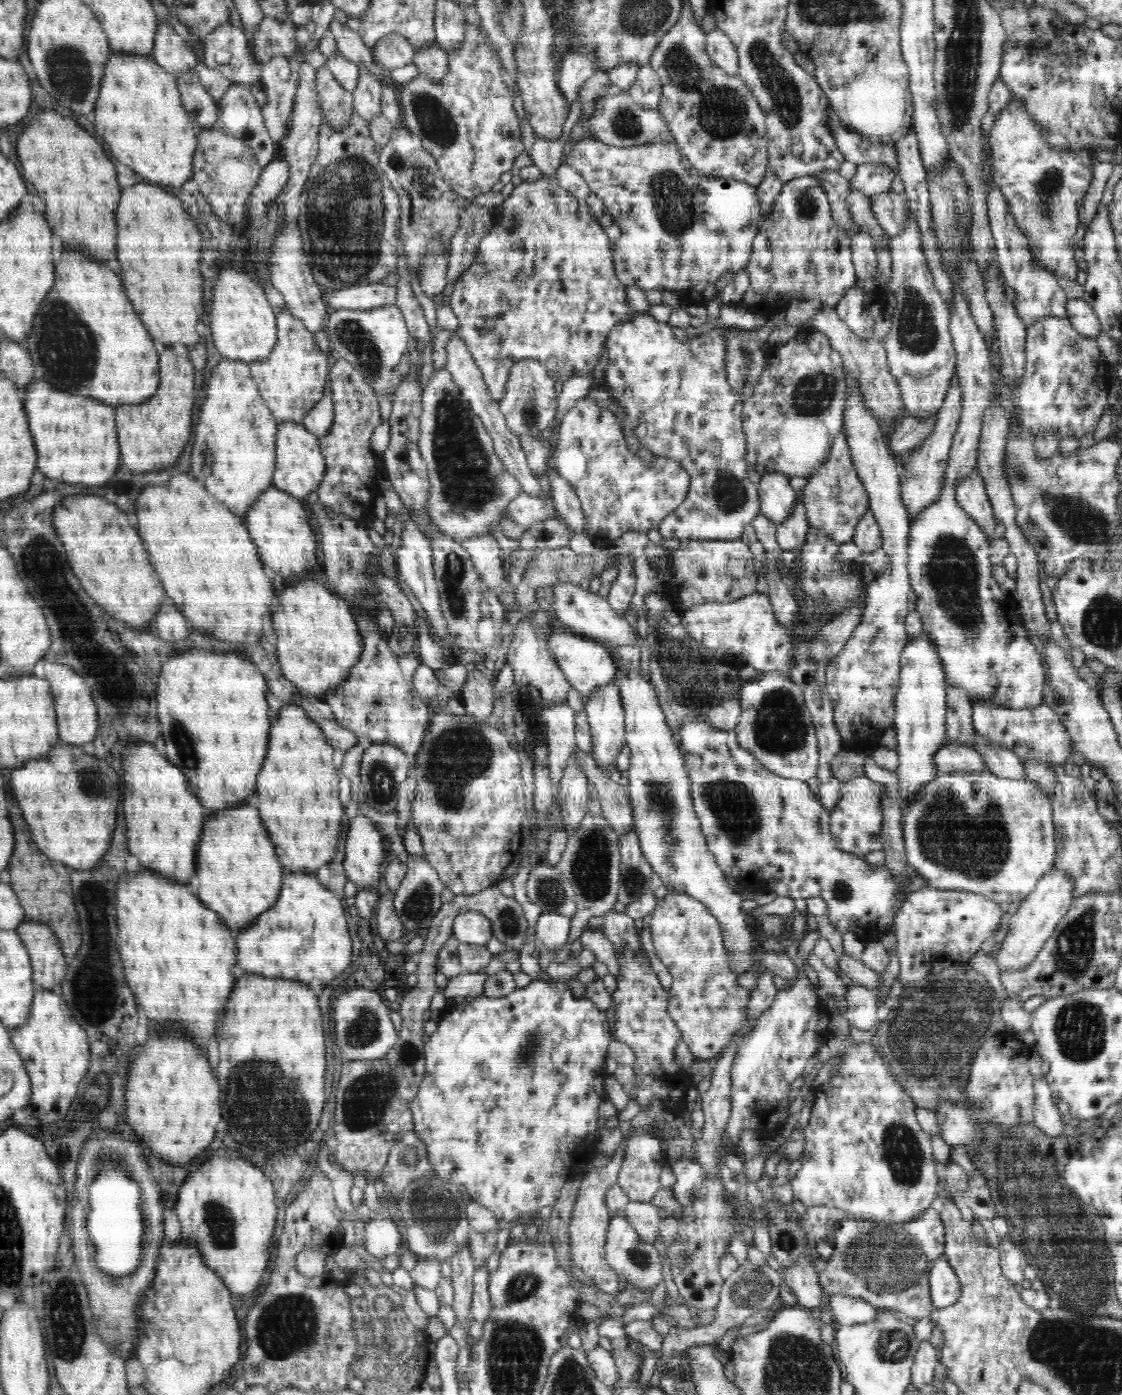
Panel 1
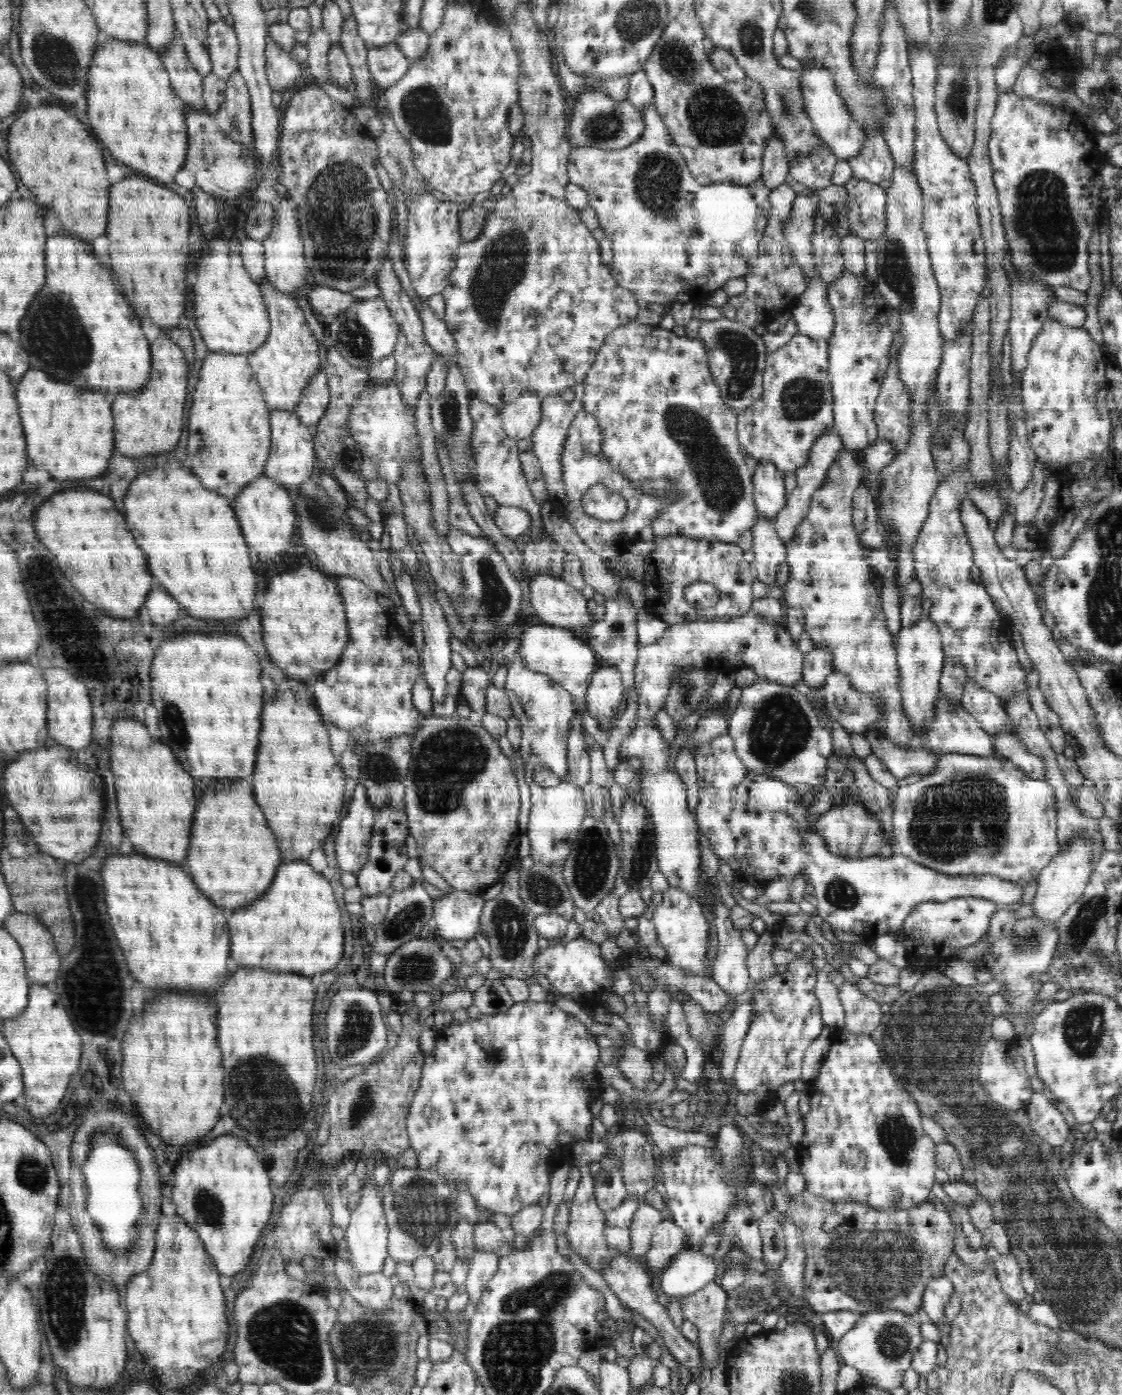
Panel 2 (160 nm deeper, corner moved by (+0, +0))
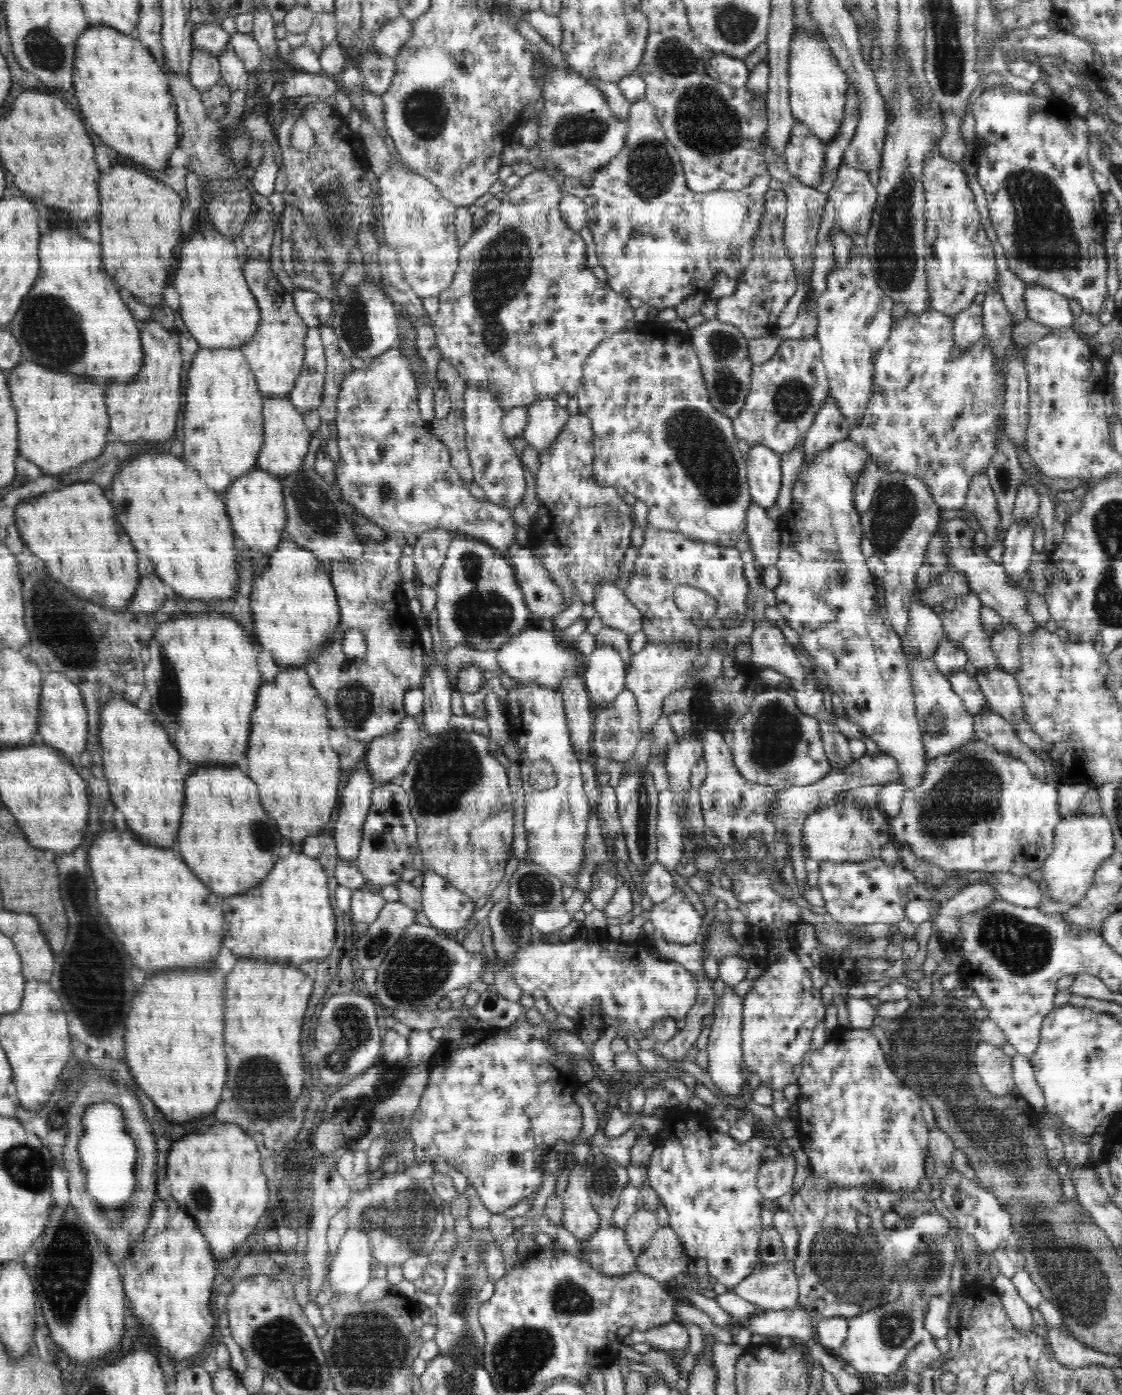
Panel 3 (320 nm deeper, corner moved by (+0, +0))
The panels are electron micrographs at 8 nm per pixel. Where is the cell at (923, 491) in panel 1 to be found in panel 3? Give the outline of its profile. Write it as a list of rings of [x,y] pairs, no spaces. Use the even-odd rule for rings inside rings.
[[[972,303],[966,310],[954,318],[954,341],[961,351],[970,348],[984,337],[983,310],[976,303]]]

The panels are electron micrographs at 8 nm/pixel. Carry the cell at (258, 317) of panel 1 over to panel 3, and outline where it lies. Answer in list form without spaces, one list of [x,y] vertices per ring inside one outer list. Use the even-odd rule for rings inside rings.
[[[210,222],[194,228],[196,232],[180,248],[178,270],[172,280],[180,296],[180,316],[200,347],[238,349],[257,331],[261,314],[256,297],[245,281],[244,264],[237,257],[234,241],[214,229]]]

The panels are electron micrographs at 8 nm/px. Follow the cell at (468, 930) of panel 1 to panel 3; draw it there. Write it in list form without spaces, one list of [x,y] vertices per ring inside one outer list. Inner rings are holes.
[[[428,868],[423,870],[423,884],[419,889],[424,914],[444,934],[454,935],[468,924],[469,916],[476,911],[471,898]]]

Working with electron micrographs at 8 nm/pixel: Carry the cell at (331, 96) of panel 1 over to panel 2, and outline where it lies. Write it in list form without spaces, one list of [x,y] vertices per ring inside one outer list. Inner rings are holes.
[[[324,27],[309,30],[309,37],[306,42],[308,70],[310,70],[314,78],[312,84],[320,86],[327,83],[330,77],[327,56],[333,46],[333,39]]]

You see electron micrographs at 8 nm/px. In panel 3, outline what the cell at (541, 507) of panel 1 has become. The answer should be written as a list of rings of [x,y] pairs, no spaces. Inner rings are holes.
[[[397,346],[388,349],[385,353],[382,353],[379,357],[374,357],[368,360],[369,364],[363,366],[360,369],[354,369],[350,371],[341,382],[340,392],[337,396],[337,413],[334,419],[336,424],[336,430],[338,431],[337,441],[340,460],[336,463],[336,490],[335,493],[339,496],[340,500],[345,504],[346,510],[349,515],[362,514],[372,524],[376,524],[378,528],[382,529],[386,538],[394,536],[394,534],[403,534],[405,538],[409,536],[420,537],[422,534],[430,530],[445,529],[452,534],[467,536],[472,539],[478,539],[488,545],[492,546],[499,553],[505,554],[512,544],[518,543],[515,538],[516,535],[516,523],[514,522],[514,516],[512,510],[493,504],[491,501],[483,501],[474,498],[469,490],[469,485],[464,480],[460,479],[456,470],[452,468],[450,463],[450,449],[448,446],[442,443],[435,435],[430,431],[431,425],[428,421],[422,418],[418,402],[418,390],[415,381],[415,376],[411,371],[411,365],[409,359],[406,359],[402,352],[398,350]]]

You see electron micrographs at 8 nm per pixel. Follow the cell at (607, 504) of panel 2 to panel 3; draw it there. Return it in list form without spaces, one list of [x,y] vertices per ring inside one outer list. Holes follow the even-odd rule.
[[[636,328],[623,330],[604,338],[602,342],[588,355],[583,366],[583,377],[581,385],[575,390],[580,415],[591,420],[594,438],[592,449],[594,450],[594,469],[596,484],[599,486],[610,486],[614,488],[624,488],[630,494],[634,494],[637,500],[646,503],[648,506],[648,524],[657,530],[668,530],[684,534],[684,537],[701,542],[710,542],[718,546],[735,547],[740,536],[747,528],[746,516],[748,508],[752,504],[750,495],[746,460],[742,452],[738,449],[738,439],[733,429],[732,419],[720,414],[709,401],[709,396],[705,387],[701,362],[693,346],[686,342],[676,342],[676,338],[654,338],[642,332],[636,332]]]

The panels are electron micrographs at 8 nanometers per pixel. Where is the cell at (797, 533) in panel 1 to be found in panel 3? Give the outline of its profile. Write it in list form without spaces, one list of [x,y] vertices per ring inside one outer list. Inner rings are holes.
[[[828,397],[820,410],[817,410],[816,416],[802,442],[805,463],[812,462],[814,455],[817,452],[826,450],[827,446],[848,439],[850,429],[848,417],[844,417],[844,413],[836,405],[834,398]]]

